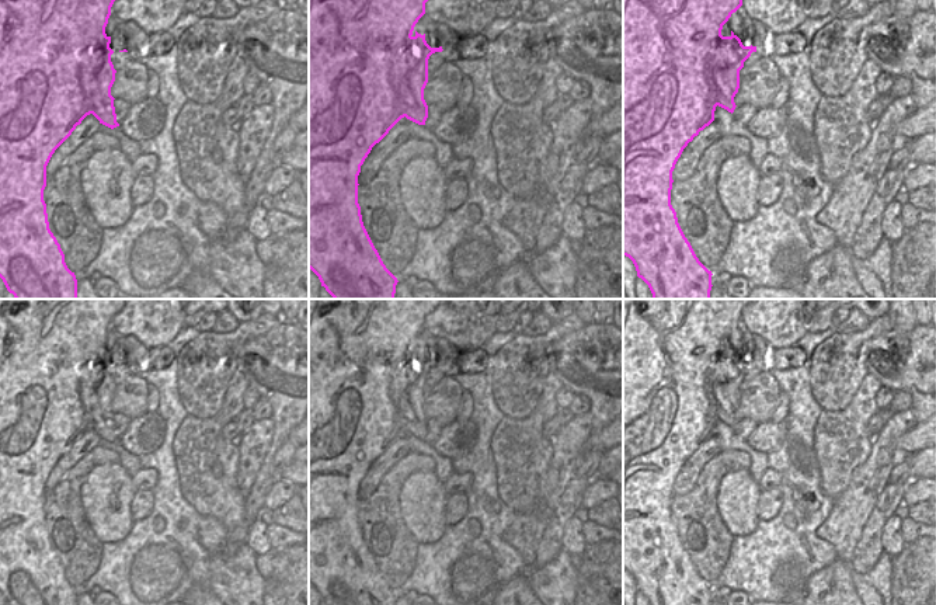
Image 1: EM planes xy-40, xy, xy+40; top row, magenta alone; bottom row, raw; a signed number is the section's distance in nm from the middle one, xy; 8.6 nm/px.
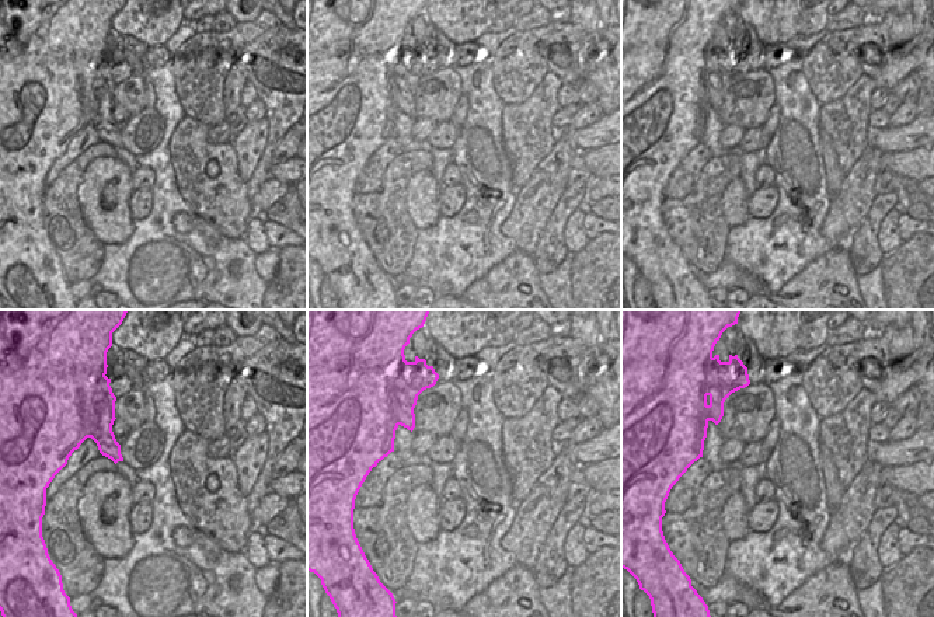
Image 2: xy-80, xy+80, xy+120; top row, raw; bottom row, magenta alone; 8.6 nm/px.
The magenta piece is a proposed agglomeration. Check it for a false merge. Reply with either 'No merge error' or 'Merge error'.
Merge error.

